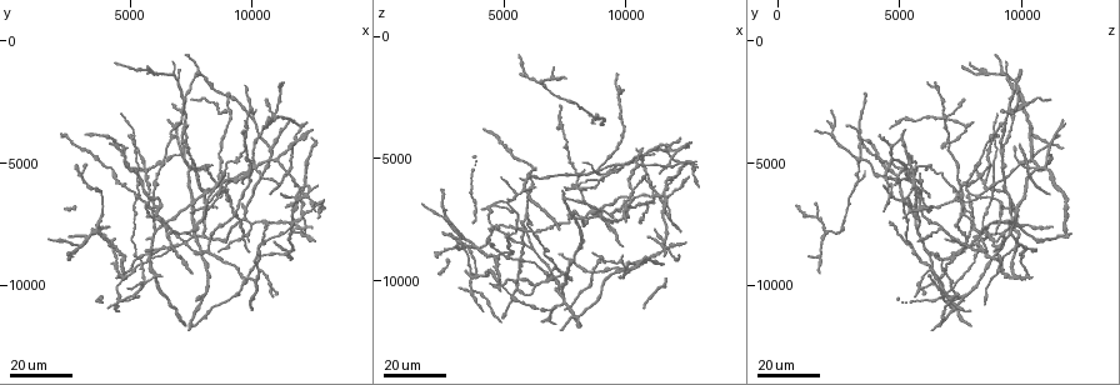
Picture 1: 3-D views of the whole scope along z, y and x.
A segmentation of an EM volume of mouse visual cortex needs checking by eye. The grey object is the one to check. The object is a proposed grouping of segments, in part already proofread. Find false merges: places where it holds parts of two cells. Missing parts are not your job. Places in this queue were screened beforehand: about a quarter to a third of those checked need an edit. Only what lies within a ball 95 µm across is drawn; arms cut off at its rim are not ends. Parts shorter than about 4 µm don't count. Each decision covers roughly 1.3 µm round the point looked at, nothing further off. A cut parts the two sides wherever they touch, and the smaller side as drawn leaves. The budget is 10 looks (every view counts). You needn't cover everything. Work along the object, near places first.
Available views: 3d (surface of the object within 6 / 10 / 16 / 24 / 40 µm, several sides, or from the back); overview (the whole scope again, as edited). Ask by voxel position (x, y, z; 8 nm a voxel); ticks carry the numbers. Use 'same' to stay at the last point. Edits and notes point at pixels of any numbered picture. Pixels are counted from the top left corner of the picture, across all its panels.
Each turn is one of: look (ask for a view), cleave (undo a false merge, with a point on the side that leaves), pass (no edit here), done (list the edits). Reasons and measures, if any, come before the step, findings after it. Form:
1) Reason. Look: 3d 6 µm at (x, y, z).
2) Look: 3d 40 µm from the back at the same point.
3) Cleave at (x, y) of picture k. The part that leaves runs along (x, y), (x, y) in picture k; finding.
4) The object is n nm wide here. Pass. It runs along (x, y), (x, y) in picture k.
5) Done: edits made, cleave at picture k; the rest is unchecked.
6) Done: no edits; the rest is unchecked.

Side arm on a straight run. Look: 3d 16 µm at (4600, 10600, 6900).

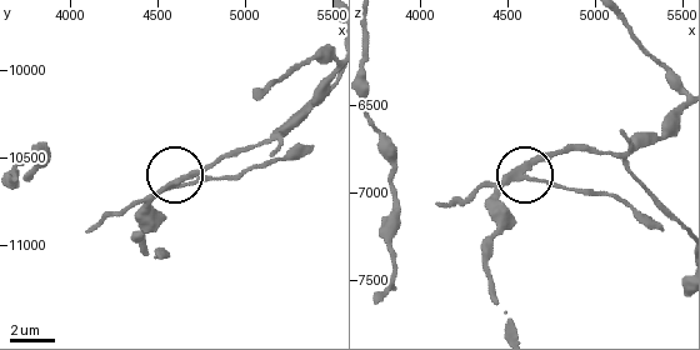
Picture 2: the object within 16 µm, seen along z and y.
Look: 3d 10 µm at (4620, 10660, 6920).

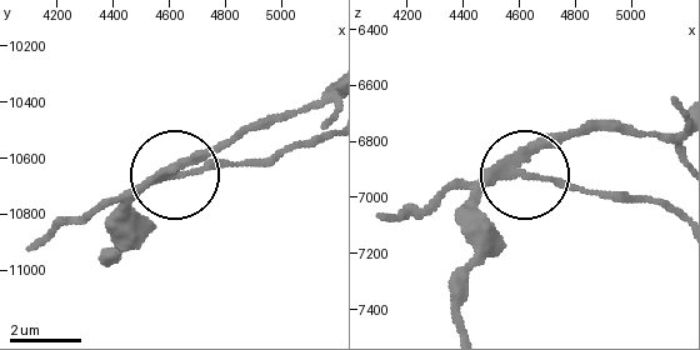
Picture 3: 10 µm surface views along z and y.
The object is 210 nm wide here. Pass. It runs along (679, 131), (571, 131), (529, 159), (535, 176), (621, 194) in picture 3; continuous, no second cell.

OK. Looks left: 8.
Branch point. Look: 3d 16 µm at (6300, 8500, 10200).

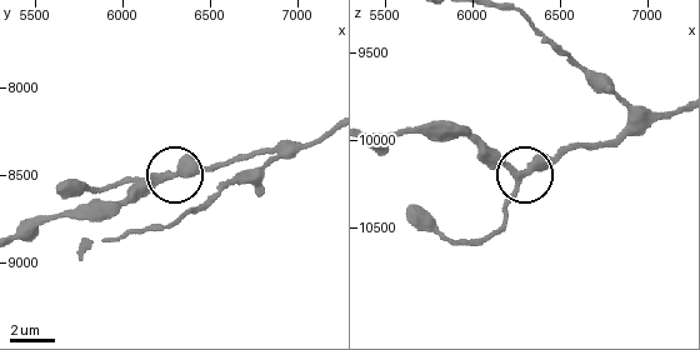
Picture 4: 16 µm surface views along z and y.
Look: 3d 10 µm at (6280, 8500, 10240).

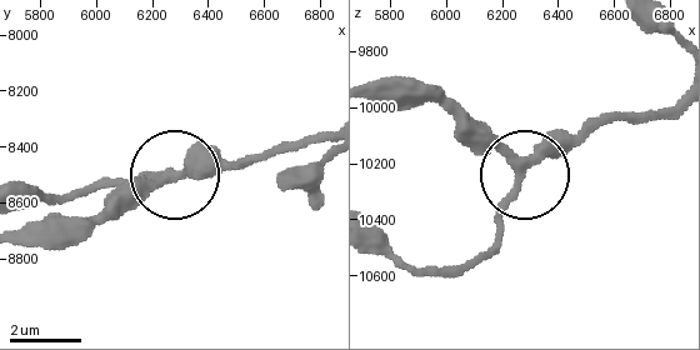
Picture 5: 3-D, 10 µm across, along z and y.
The side arm is 8 µm long. Pass. One cell here.

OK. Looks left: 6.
Side arm on a straight run. Look: 3d 16 µm at (5500, 9900, 6500).

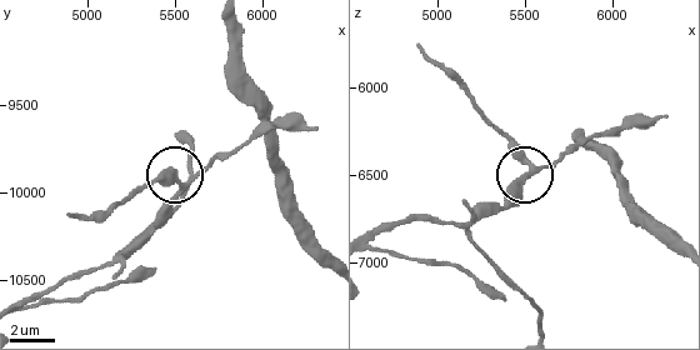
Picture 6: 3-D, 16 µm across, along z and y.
Closer look. Look: 3d 6 µm at (5540, 9960, 6460).

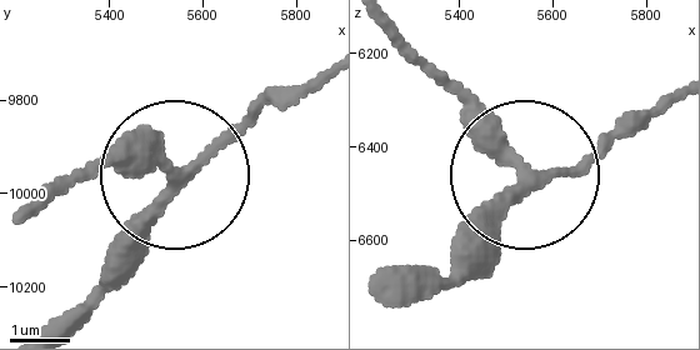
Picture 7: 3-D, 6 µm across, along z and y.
Pass. It runs along (665, 109), (546, 168), (431, 69) in picture 7; continuous, no second cell.

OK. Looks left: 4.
Small branch off a trunk. Look: 3d 16 µm at (5200, 10400, 6800).

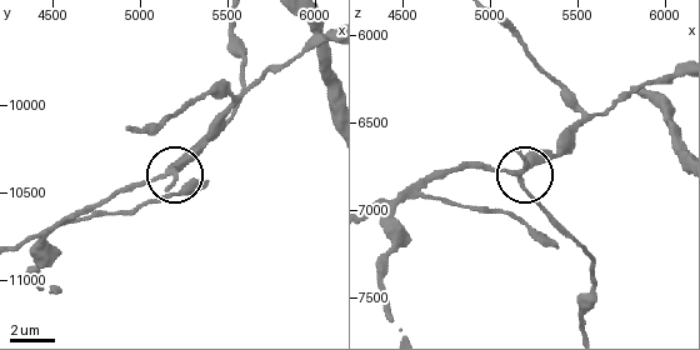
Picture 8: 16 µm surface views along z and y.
Look: 3d 10 µm at (5160, 10380, 6820).

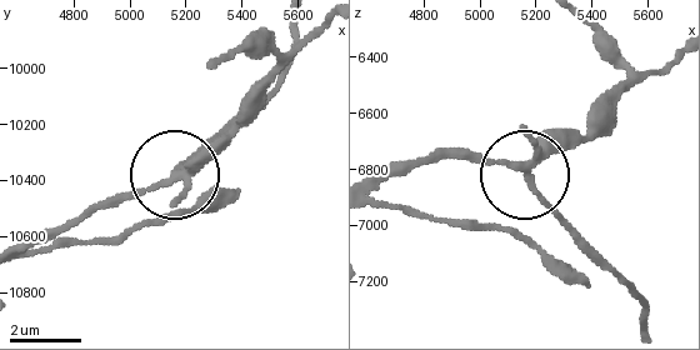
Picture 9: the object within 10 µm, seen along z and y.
Look: 3d 10 µm from the back at (5170, 10360, 6810).

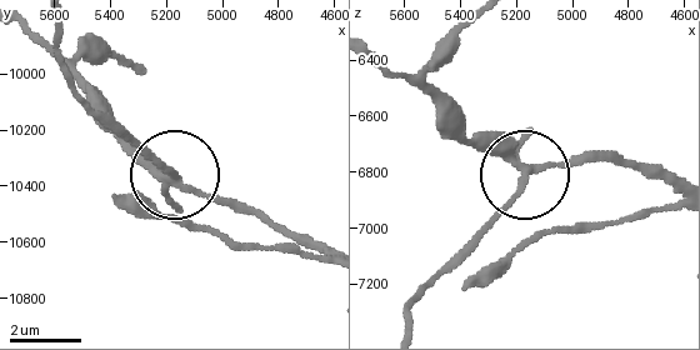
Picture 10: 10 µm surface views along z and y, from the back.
4 arms meet here. Cleave at (150, 154) of picture 10. The part that leaves runs along (171, 180), (85, 103), (64, 66), (58, 21) in picture 10; a second cell is stuck on.

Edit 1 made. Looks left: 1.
Done: edits made, cleave at picture 10; the rest is unchecked.

